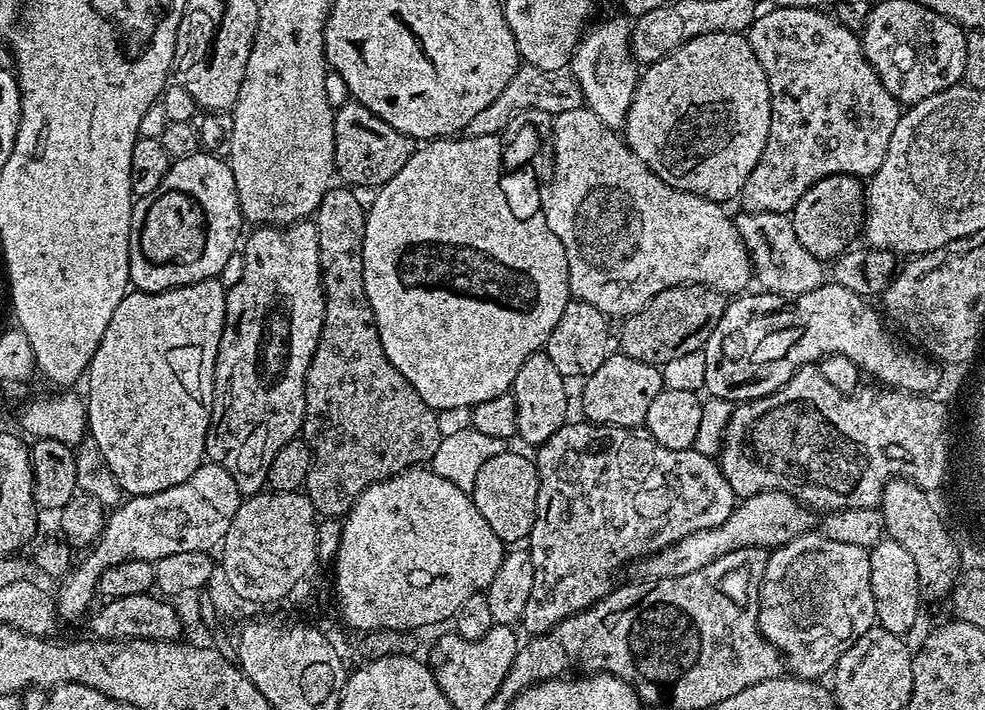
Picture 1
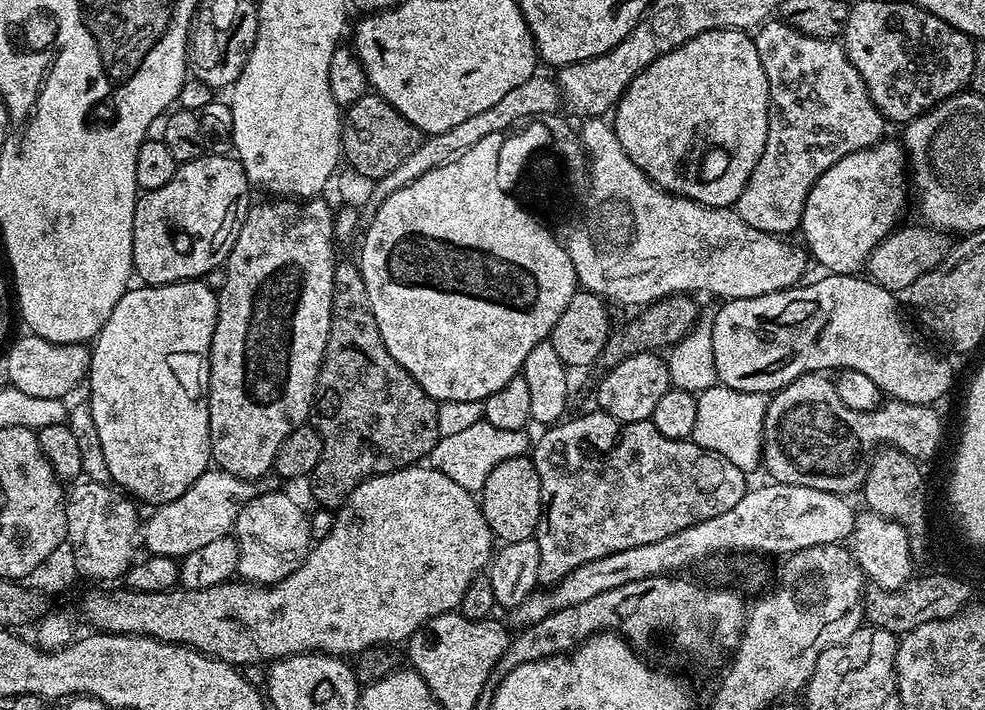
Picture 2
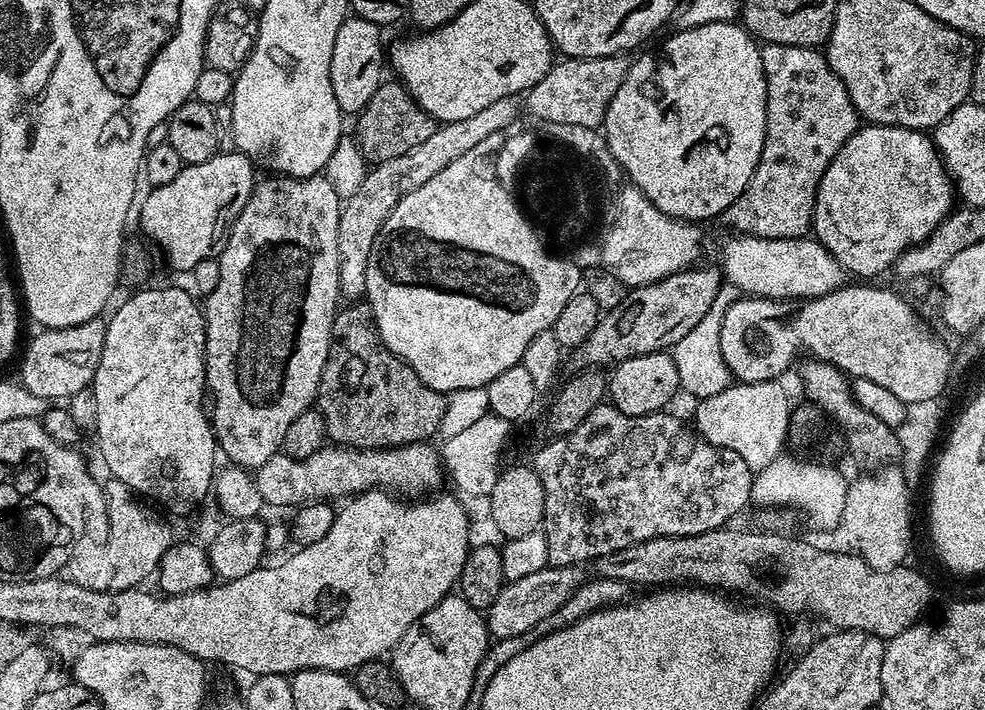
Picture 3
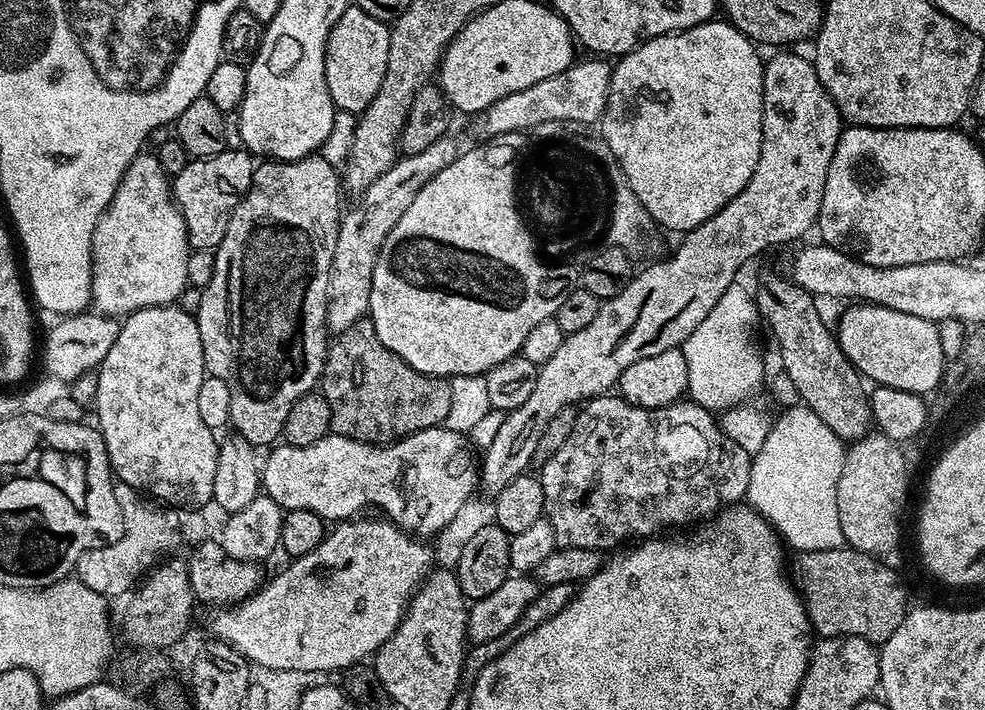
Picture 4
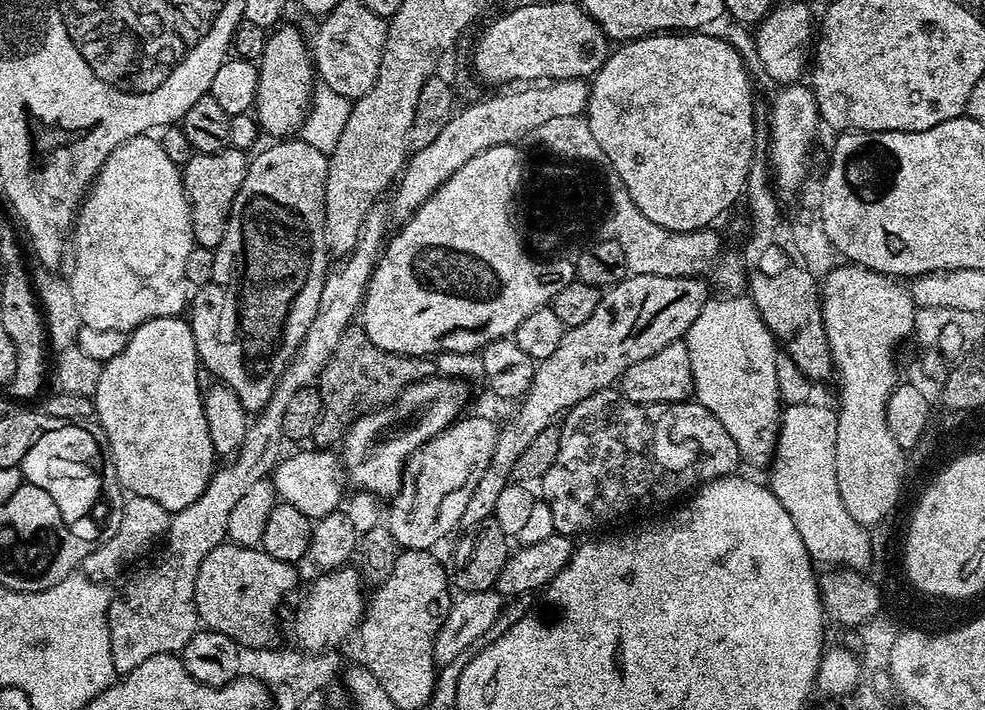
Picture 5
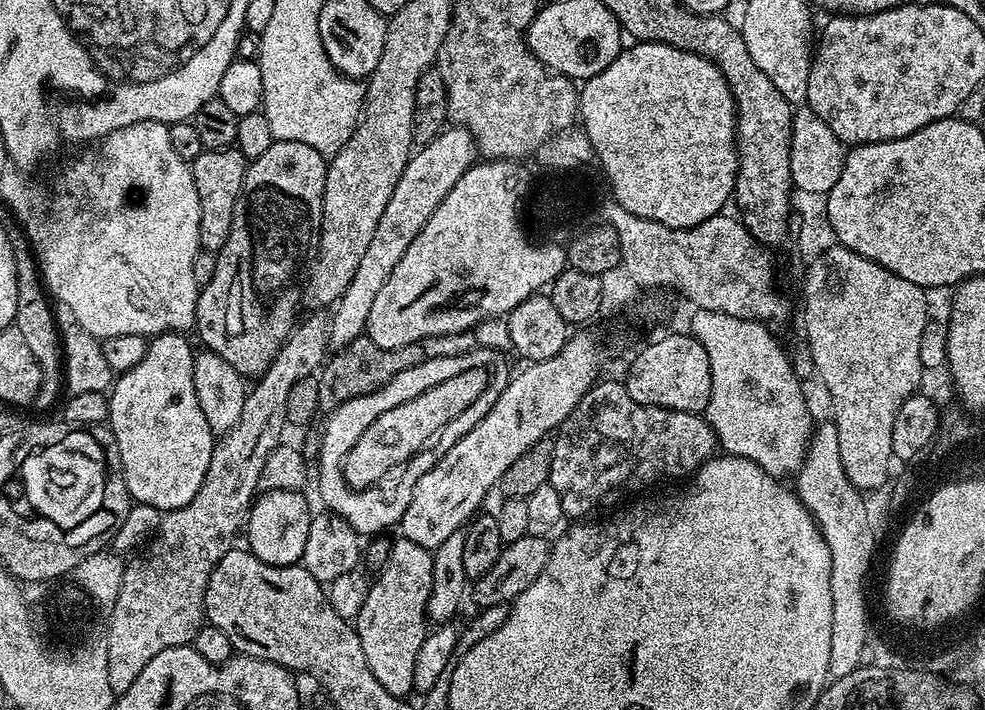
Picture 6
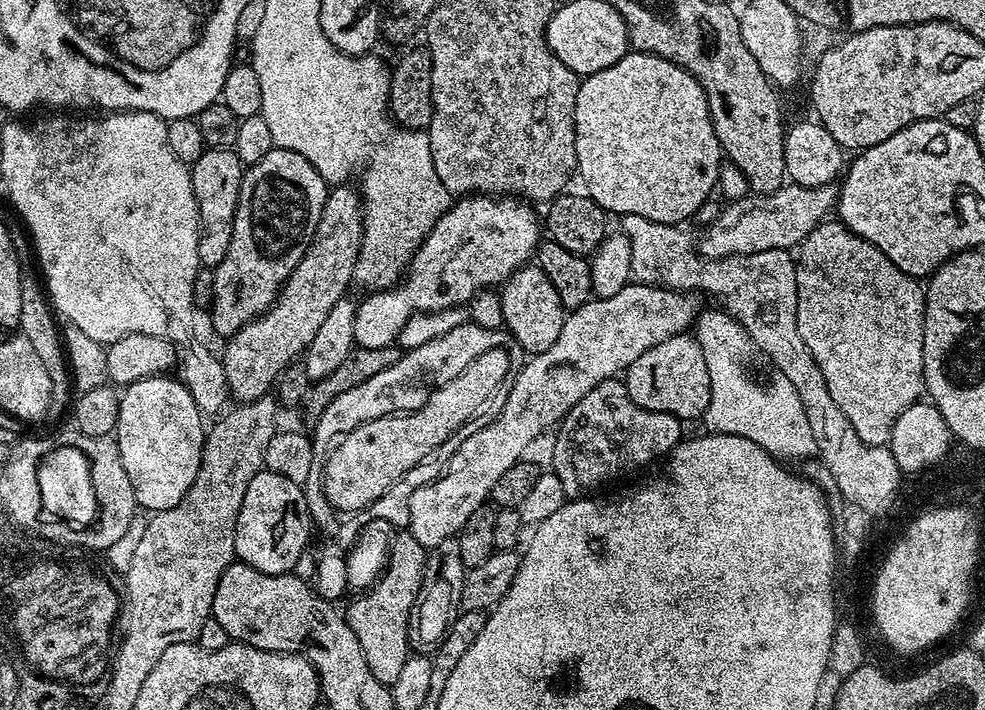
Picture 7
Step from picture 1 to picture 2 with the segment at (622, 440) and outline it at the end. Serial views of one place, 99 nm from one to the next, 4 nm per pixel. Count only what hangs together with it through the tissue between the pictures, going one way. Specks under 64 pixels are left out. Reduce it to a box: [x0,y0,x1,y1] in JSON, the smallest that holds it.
[530,410,746,586]

